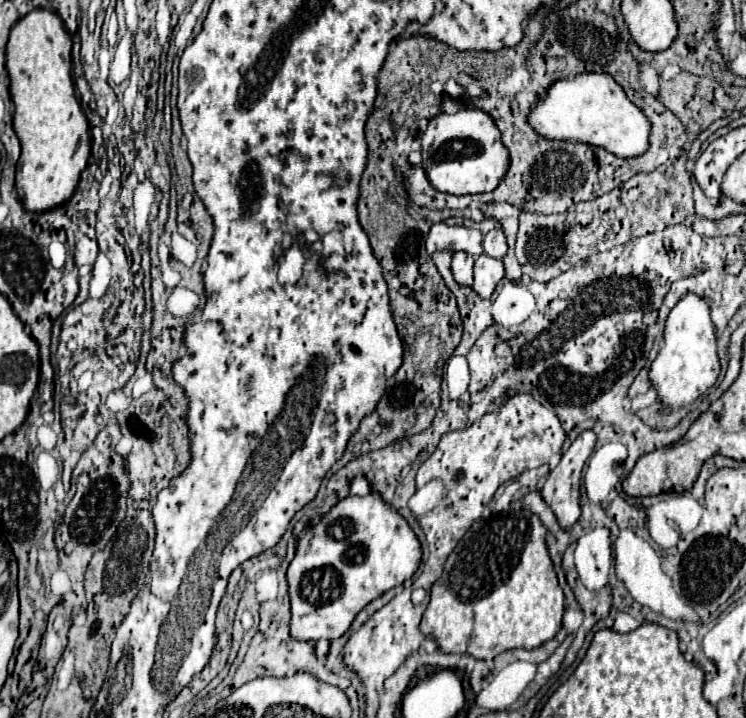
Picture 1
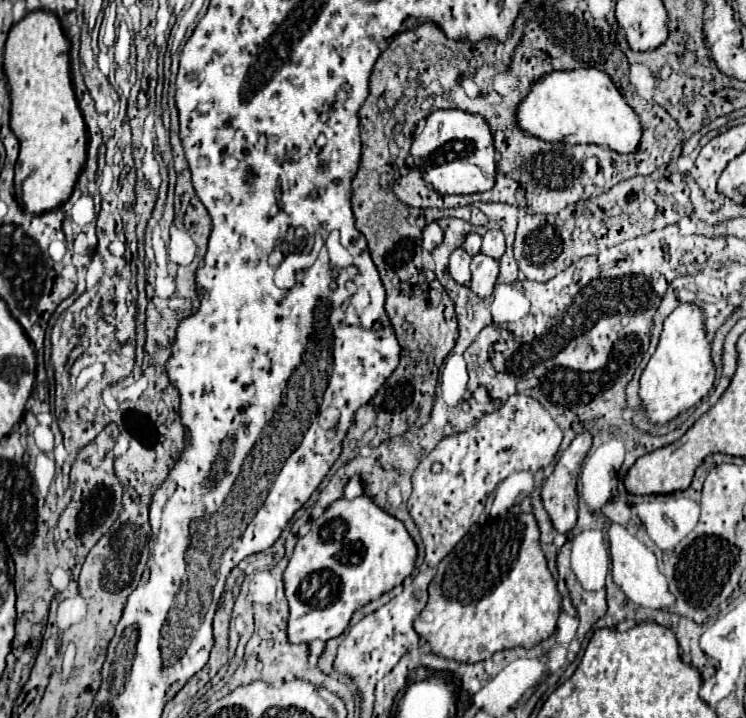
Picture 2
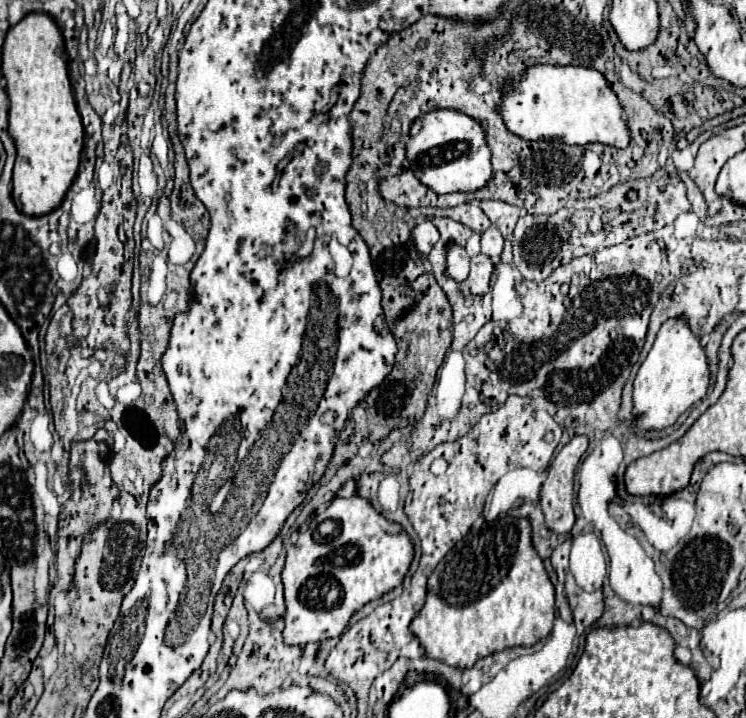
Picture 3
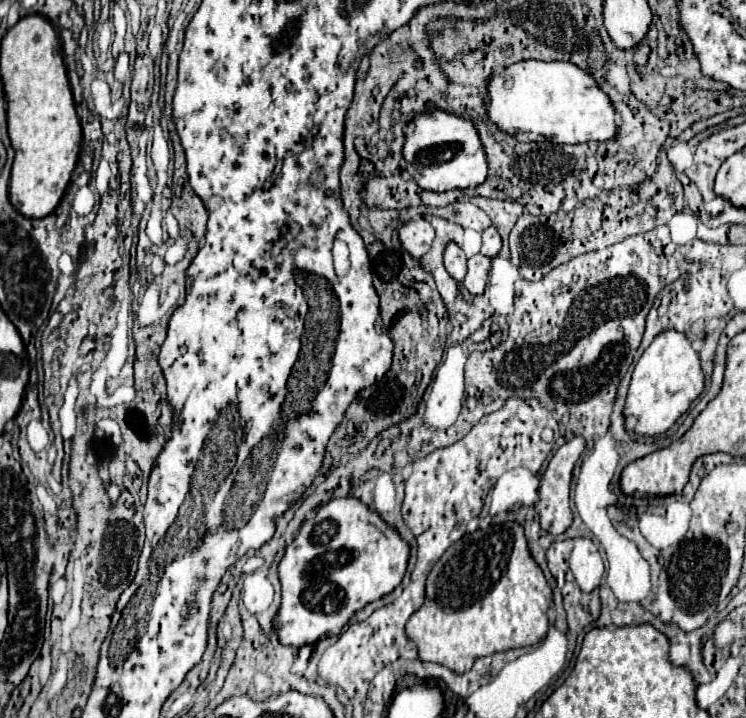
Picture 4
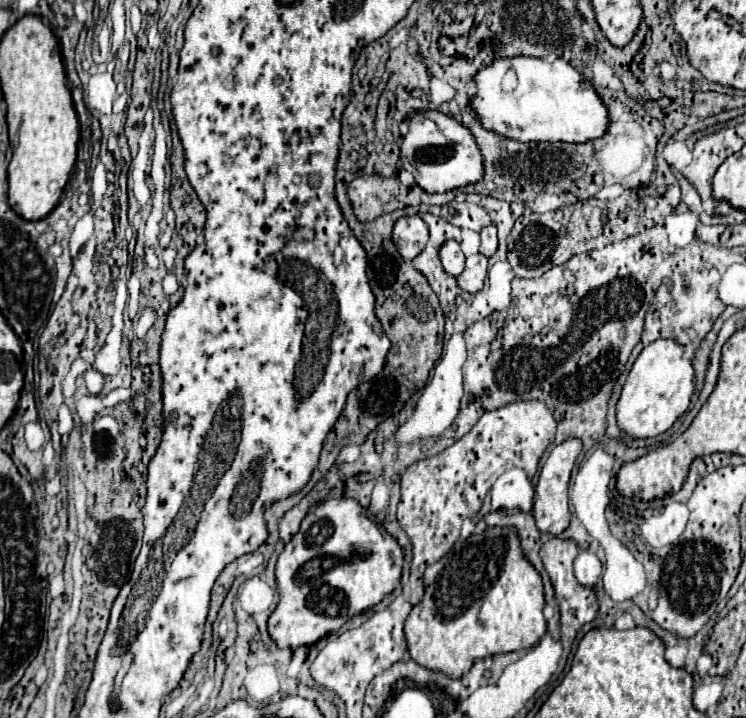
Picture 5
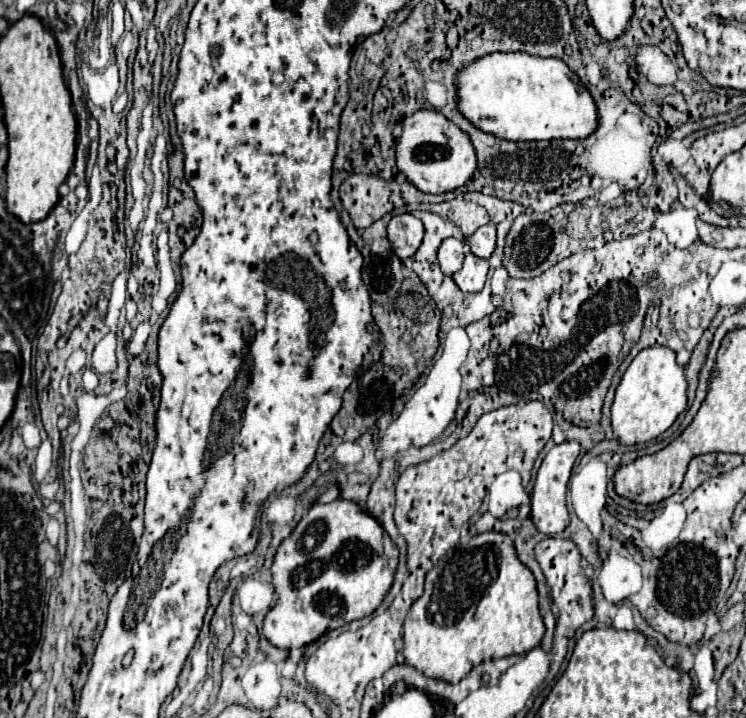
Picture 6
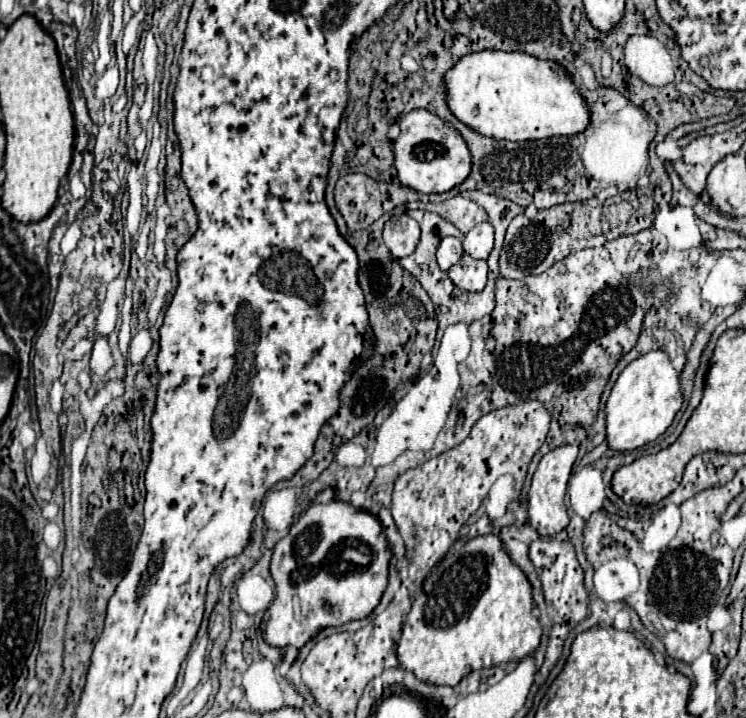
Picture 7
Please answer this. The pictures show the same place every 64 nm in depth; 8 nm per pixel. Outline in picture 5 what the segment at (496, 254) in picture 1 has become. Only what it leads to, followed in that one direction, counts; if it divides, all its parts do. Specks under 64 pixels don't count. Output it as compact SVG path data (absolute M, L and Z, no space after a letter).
M490 224L480 230L480 254L490 258L498 248L498 238L496 238L496 226Z

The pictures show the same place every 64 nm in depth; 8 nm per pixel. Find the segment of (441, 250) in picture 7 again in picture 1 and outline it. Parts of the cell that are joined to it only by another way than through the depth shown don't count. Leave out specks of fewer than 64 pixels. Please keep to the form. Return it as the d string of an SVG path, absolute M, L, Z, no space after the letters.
M454 252L452 256L452 274L454 280L462 286L472 286L472 264L474 258L466 252Z

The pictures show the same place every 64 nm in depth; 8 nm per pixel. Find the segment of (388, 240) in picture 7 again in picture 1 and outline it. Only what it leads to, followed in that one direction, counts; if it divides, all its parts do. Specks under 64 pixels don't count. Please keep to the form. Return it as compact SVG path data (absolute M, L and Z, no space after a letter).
M444 222L432 224L428 236L426 236L426 250L428 254L436 250L452 248L452 252L468 252L472 256L482 254L482 232L474 228L464 226L448 226Z

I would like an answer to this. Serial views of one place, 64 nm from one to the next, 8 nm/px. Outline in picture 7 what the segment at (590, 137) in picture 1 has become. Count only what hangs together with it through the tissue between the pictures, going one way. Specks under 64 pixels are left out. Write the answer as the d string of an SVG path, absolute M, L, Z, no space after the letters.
M480 50L462 56L446 74L446 104L450 112L482 136L496 140L540 140L550 136L572 136L588 126L588 104L576 90L570 74L560 64L528 56L526 52Z

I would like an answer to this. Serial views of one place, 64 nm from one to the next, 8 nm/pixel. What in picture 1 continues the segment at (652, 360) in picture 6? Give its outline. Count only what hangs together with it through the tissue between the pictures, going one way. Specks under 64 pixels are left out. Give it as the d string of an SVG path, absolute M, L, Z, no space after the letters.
M686 294L668 314L664 326L664 346L650 366L648 380L658 394L658 402L664 408L690 406L698 396L714 386L720 374L720 362L716 354L716 330L710 320L708 302L696 294Z

